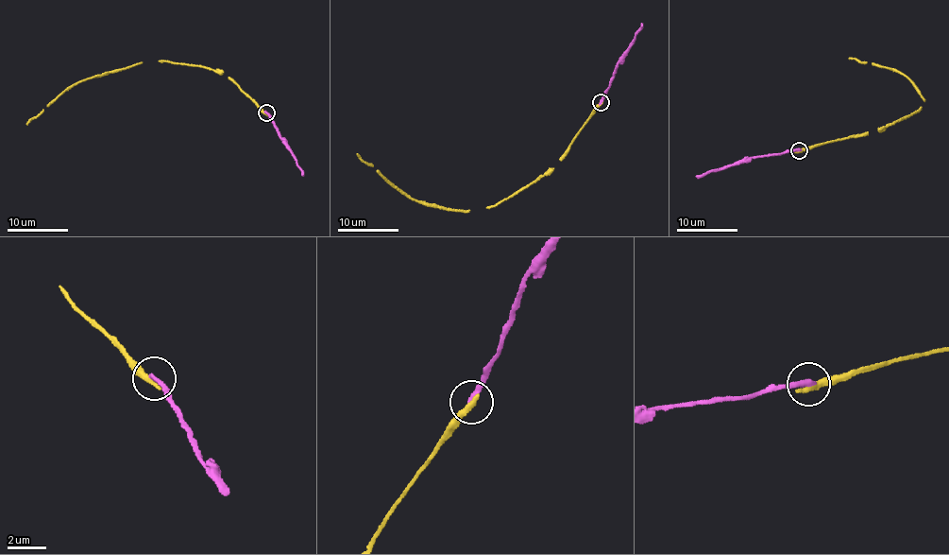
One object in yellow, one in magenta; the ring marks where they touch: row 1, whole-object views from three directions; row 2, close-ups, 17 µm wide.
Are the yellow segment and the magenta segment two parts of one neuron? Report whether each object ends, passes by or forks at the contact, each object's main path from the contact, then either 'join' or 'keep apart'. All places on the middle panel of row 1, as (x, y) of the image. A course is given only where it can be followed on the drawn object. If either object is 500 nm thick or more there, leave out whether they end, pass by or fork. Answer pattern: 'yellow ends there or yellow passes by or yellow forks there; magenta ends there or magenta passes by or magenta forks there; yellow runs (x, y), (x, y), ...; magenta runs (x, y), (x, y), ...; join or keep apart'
yellow ends there; magenta ends there; yellow runs (601, 102), (554, 168), (550, 168), (531, 183), (486, 208), (446, 209), (412, 199), (357, 154); magenta runs (601, 102), (619, 58), (643, 24); keep apart

